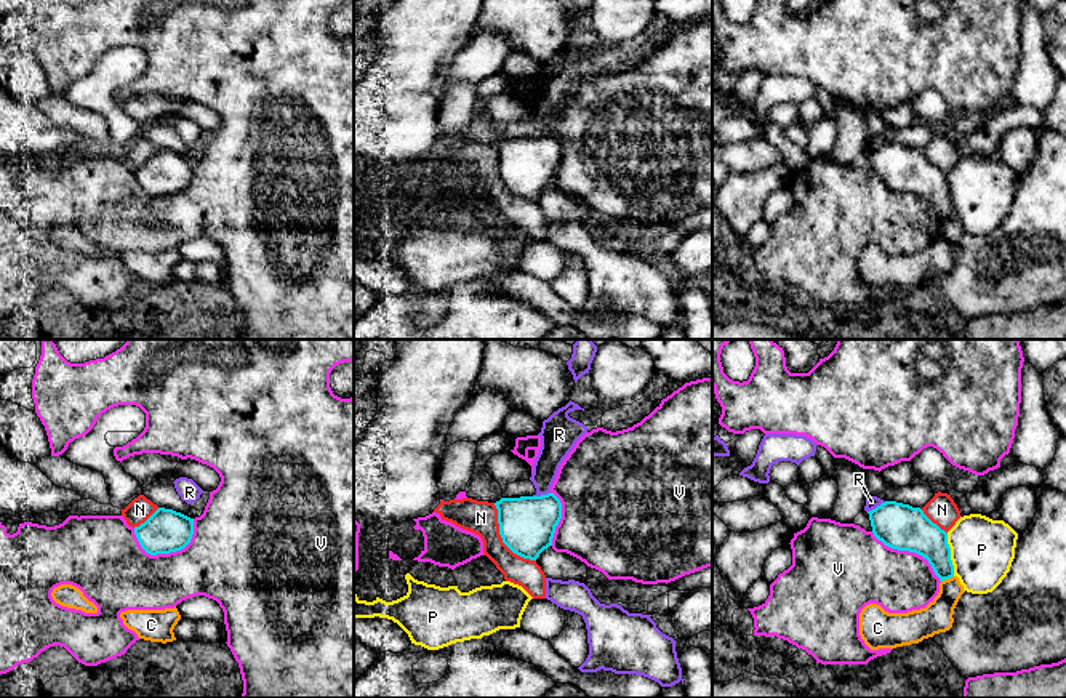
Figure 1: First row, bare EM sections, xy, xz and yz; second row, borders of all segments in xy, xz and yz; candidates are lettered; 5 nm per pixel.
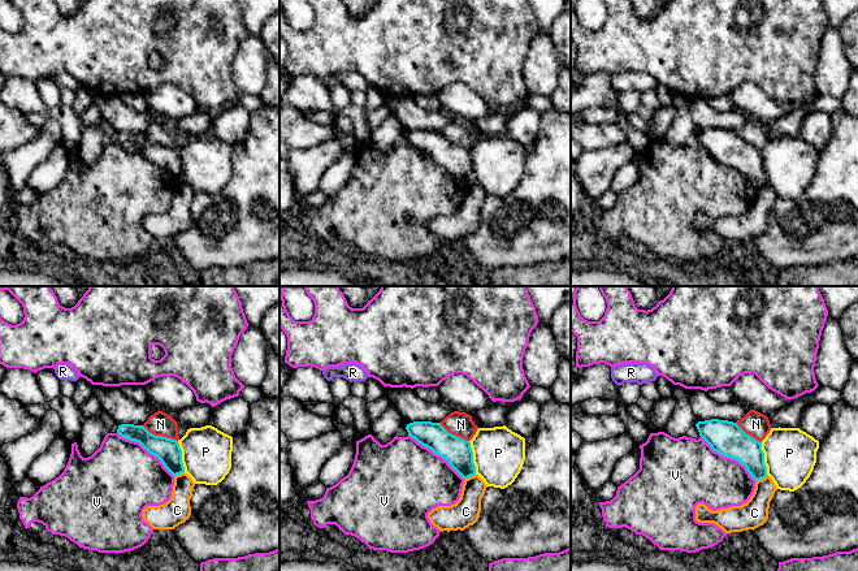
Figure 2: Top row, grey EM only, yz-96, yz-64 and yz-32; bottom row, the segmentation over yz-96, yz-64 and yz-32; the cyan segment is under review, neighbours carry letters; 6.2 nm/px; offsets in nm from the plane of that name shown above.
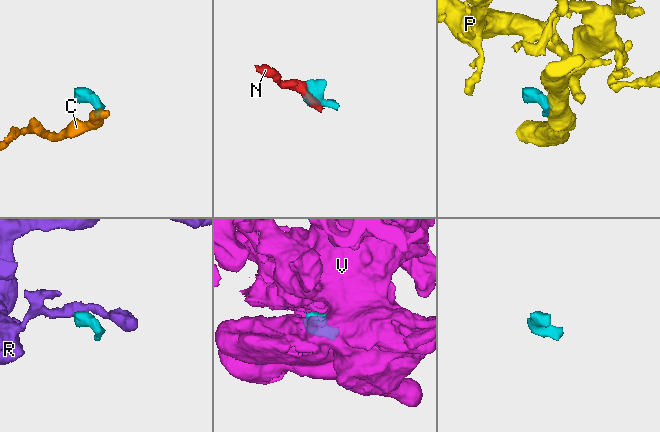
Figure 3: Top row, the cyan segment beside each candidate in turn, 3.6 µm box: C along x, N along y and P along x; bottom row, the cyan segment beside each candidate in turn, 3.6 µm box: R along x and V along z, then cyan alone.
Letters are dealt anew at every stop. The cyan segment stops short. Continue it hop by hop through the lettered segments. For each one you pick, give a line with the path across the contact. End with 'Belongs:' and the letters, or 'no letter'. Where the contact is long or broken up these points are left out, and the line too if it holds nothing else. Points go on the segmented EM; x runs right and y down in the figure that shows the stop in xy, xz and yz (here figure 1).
Belongs: no letter

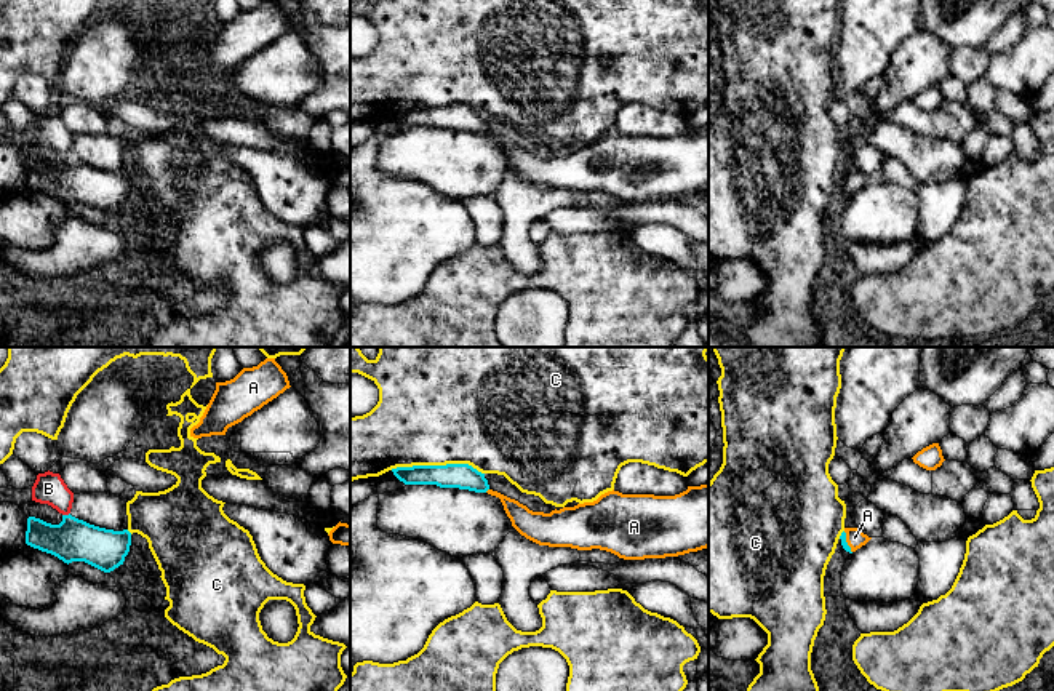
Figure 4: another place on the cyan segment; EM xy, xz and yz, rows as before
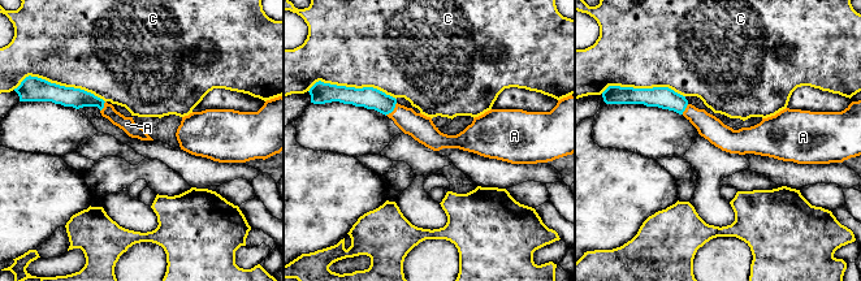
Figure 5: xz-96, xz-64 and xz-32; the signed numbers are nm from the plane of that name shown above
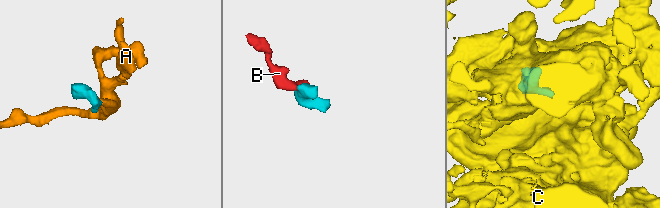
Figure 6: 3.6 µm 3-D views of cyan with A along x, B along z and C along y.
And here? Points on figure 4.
A: runs through yz (846, 547), (846, 543), (854, 538)
Belongs: A

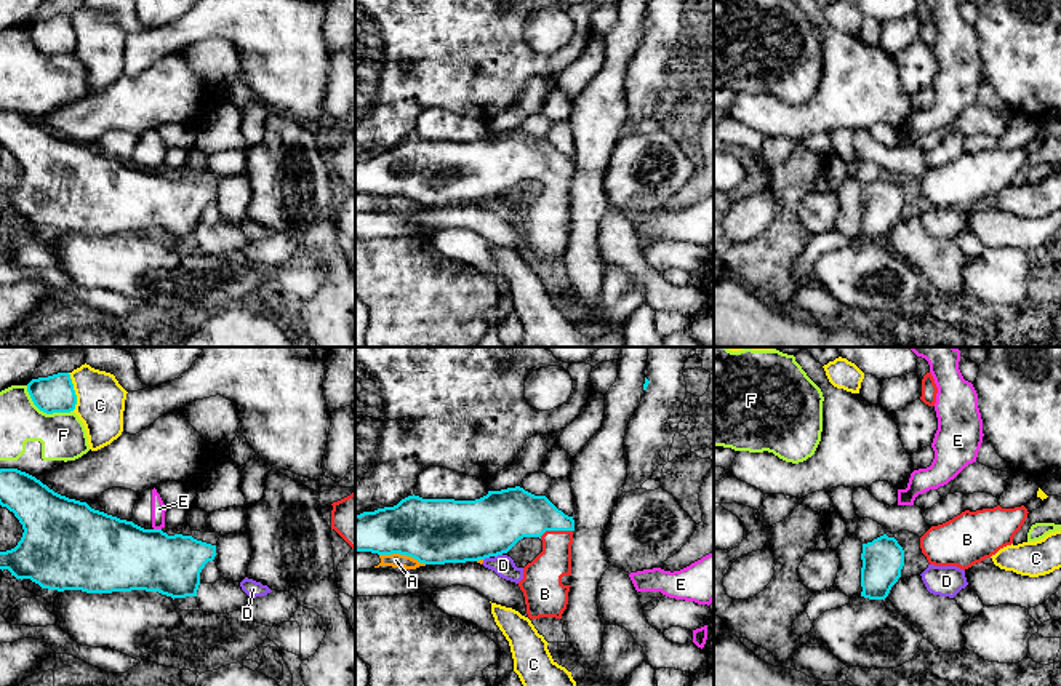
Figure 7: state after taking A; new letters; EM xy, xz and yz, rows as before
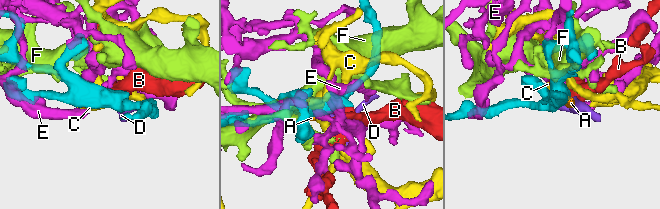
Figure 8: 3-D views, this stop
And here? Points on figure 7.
Belongs: B

